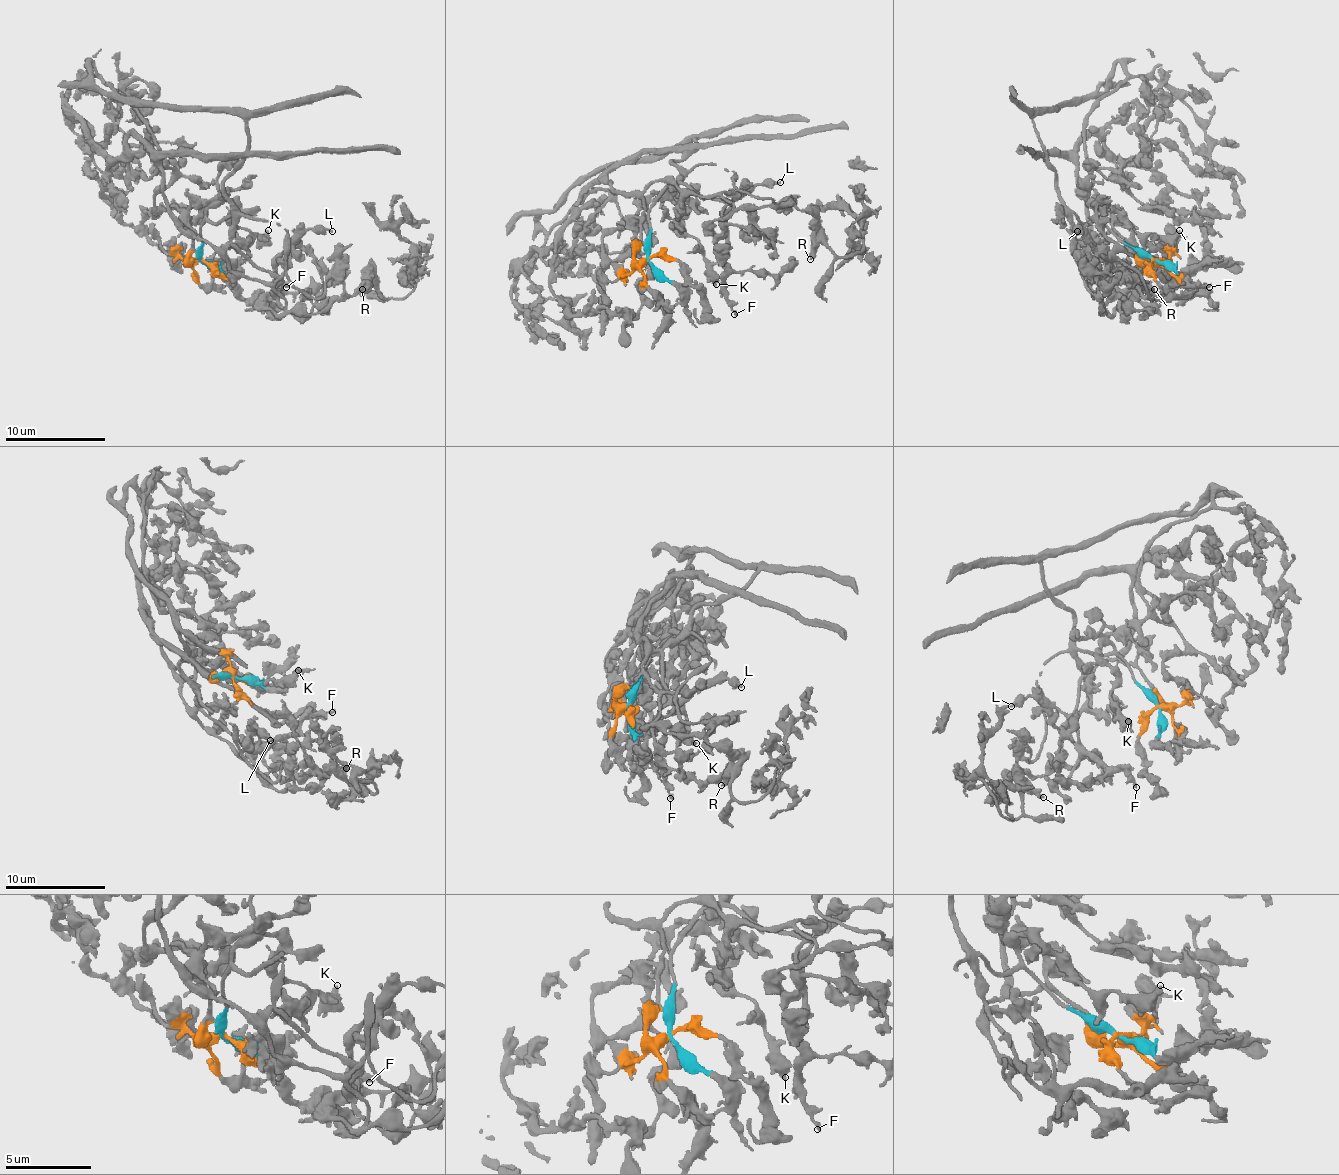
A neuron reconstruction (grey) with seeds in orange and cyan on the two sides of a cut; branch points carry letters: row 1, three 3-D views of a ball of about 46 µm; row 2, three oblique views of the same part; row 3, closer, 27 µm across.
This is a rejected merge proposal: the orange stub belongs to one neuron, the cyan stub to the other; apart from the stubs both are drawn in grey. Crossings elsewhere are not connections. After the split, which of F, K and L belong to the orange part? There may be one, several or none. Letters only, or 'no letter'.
no letter

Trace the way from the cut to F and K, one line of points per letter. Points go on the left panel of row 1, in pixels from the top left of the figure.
F: (199, 260), (202, 224), (234, 217), (232, 242), (277, 280), (277, 292), (277, 285), (287, 287)
K: (199, 260), (202, 222), (209, 207), (232, 202), (232, 222), (252, 234), (262, 234), (267, 229)

